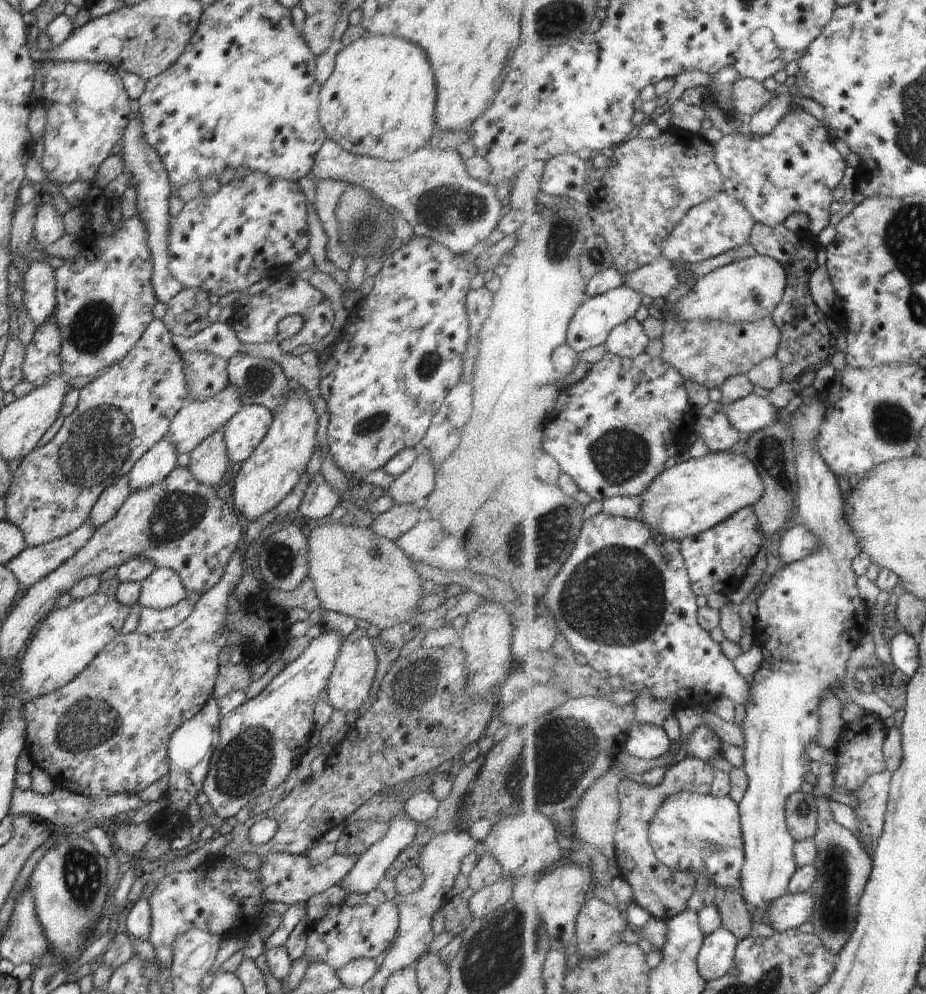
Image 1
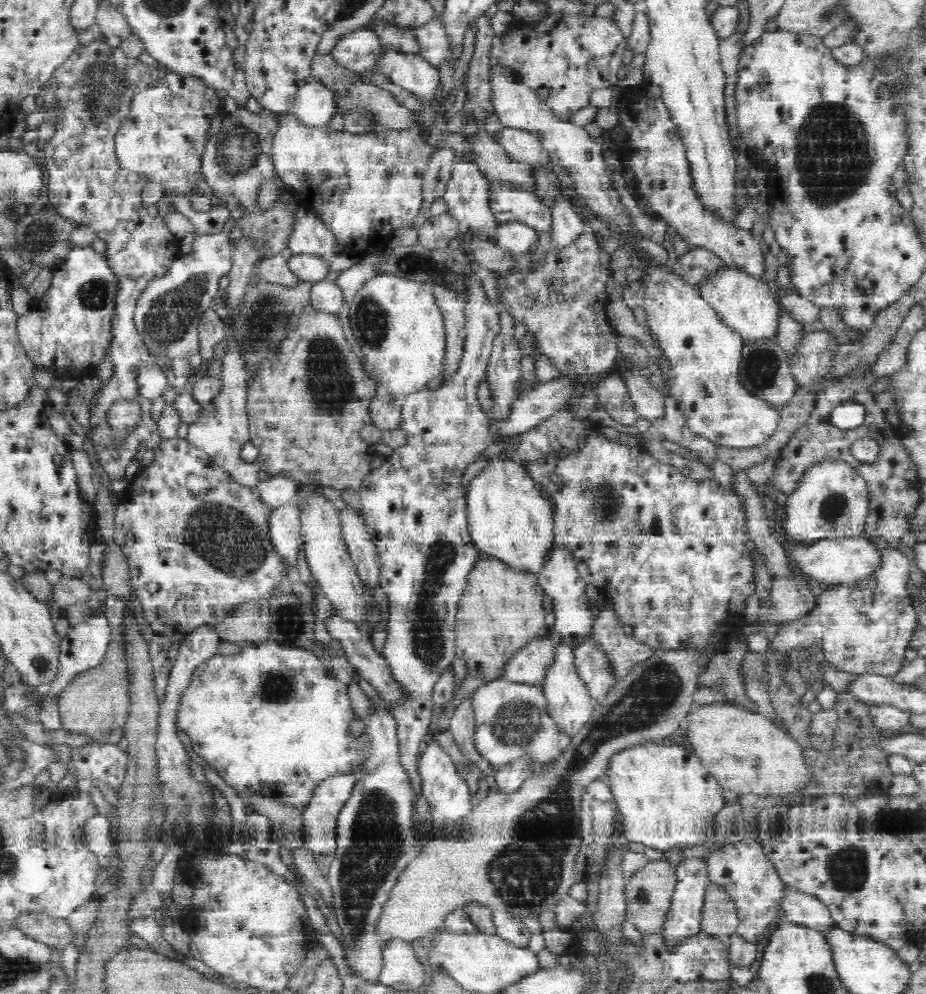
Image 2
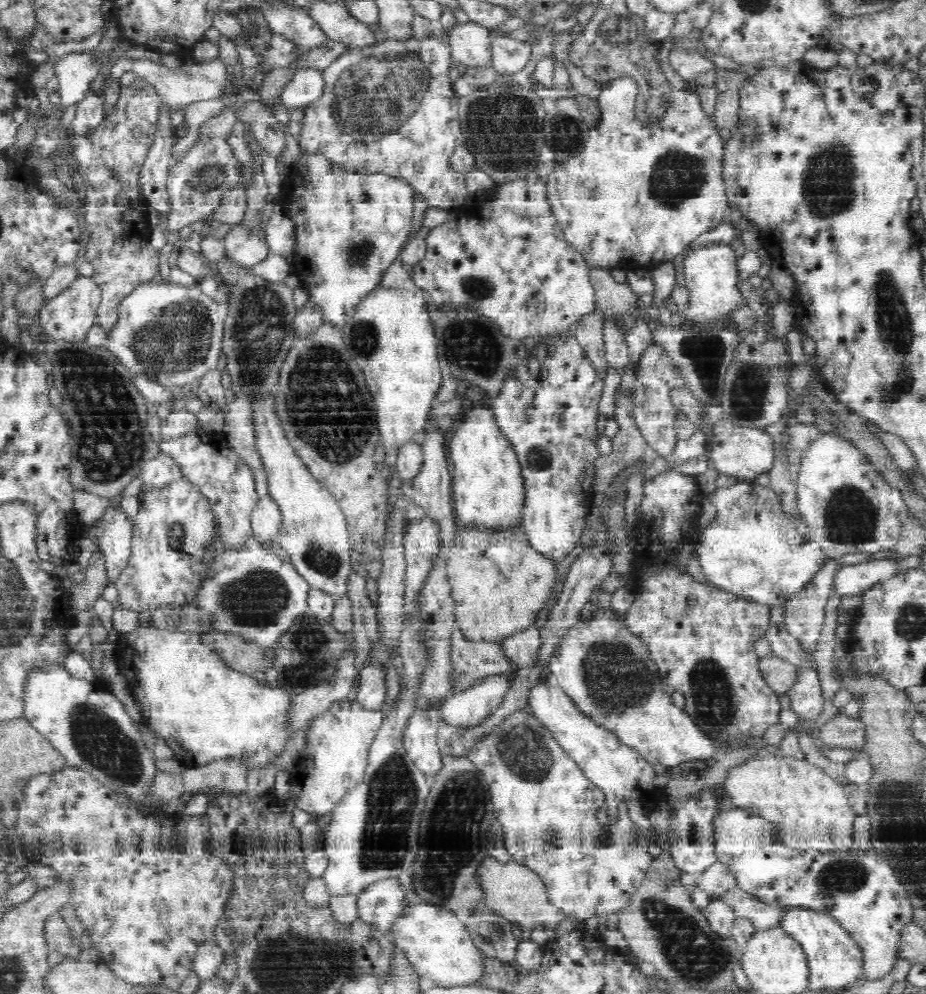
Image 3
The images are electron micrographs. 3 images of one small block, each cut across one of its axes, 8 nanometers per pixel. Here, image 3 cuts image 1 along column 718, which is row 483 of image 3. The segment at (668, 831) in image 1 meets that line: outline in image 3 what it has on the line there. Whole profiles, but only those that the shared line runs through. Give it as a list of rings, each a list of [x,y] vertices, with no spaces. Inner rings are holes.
[[[830,432],[817,438],[805,450],[797,478],[795,497],[797,511],[809,527],[811,536],[816,542],[820,542],[826,554],[835,560],[844,554],[894,550],[903,523],[910,515],[901,492],[896,487],[892,488],[879,475],[878,470],[868,460],[866,461],[865,455],[854,444]]]

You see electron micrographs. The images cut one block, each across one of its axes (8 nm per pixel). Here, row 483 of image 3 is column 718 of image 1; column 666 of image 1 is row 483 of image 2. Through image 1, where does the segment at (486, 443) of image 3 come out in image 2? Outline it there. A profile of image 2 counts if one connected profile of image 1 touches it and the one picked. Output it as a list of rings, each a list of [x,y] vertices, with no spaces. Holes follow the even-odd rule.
[[[494,458],[469,484],[468,521],[475,545],[488,558],[502,561],[518,573],[537,576],[554,546],[554,507],[521,463]]]

